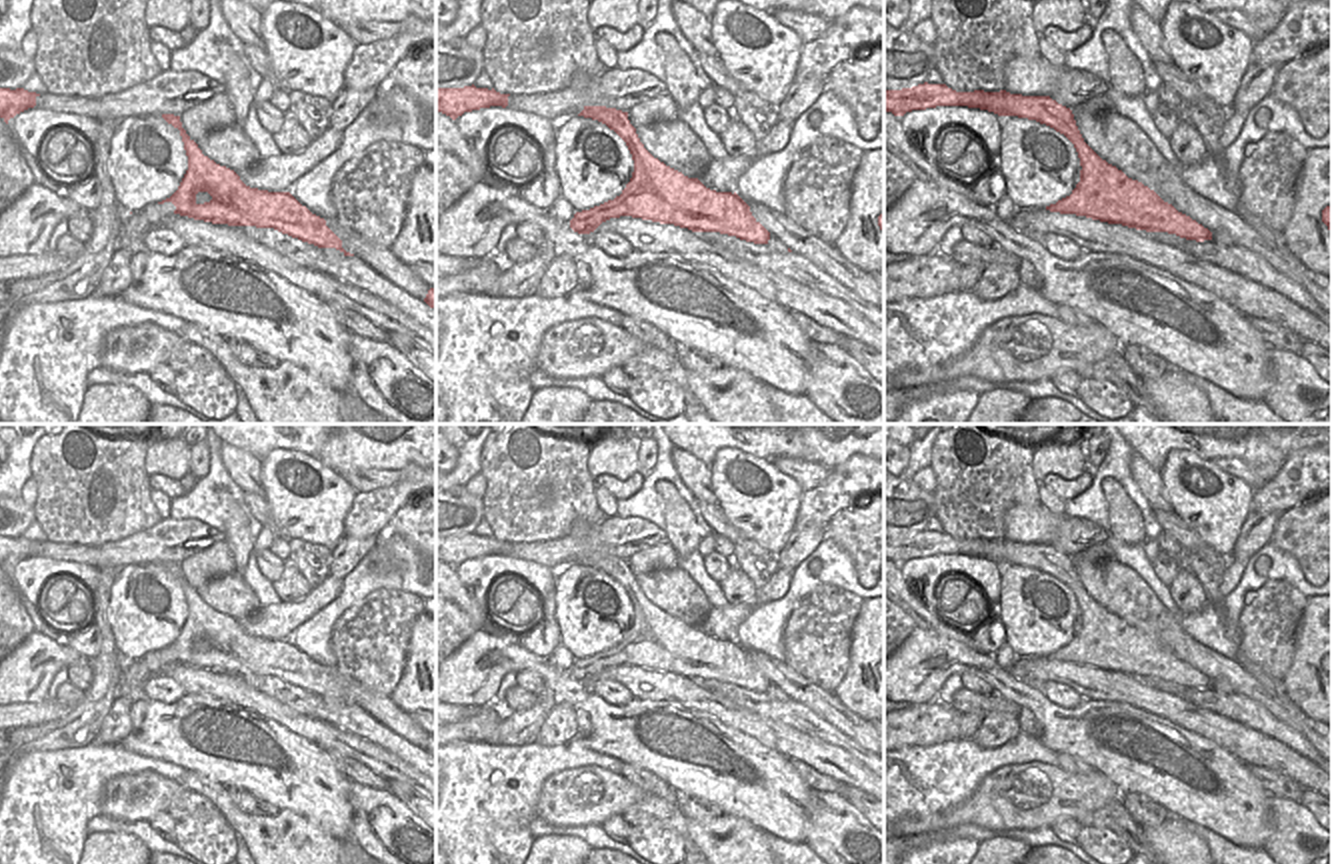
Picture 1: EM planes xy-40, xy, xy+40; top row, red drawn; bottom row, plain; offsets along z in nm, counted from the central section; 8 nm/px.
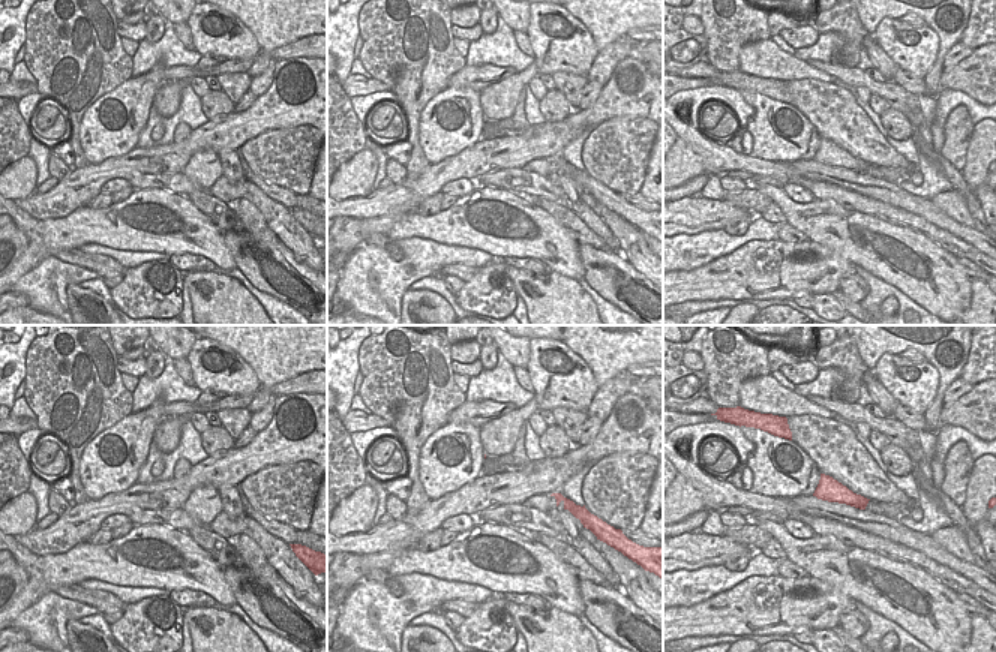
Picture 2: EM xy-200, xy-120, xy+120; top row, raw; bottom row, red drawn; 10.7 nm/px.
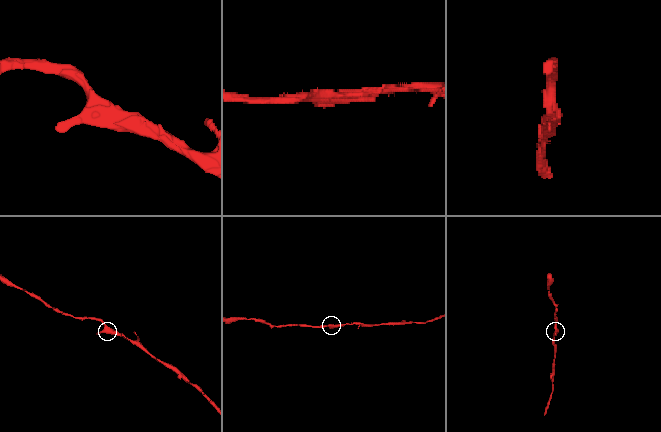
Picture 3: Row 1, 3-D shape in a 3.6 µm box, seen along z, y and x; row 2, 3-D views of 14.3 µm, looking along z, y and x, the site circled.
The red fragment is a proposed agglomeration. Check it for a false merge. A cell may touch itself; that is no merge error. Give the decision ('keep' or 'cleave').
keep

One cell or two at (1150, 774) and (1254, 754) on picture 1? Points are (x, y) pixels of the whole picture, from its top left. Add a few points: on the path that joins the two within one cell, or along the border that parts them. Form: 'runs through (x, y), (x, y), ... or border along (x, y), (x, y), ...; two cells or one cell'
border along (1196, 732), (1246, 764); two cells

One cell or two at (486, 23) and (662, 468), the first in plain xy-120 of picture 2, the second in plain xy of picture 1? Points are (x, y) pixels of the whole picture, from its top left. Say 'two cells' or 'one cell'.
two cells

